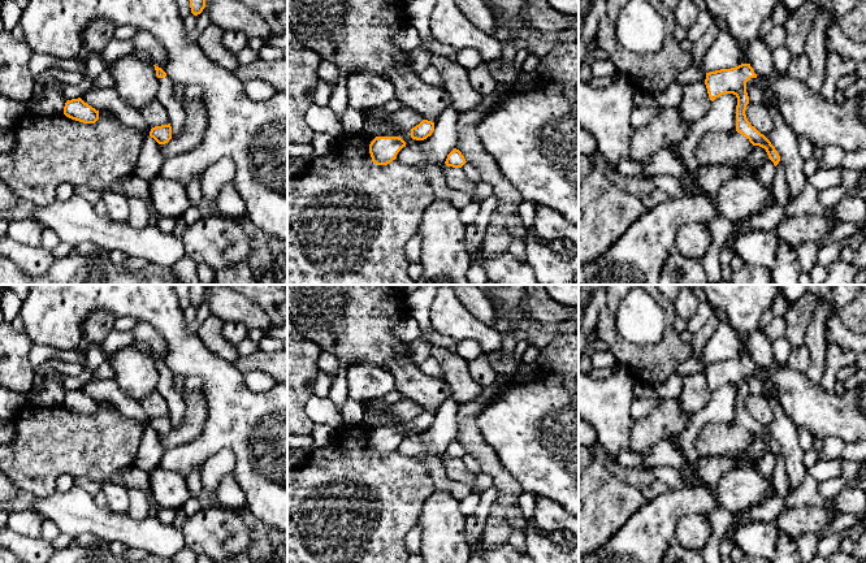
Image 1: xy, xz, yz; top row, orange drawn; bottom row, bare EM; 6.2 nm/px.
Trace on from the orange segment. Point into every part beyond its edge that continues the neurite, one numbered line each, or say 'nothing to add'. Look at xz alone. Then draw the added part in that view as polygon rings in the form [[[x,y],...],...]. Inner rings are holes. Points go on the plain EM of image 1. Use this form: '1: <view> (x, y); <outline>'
nothing to add

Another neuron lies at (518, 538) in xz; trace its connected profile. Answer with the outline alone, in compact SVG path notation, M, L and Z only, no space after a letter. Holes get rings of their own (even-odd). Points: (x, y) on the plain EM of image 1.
M512 530L508 538L508 543L520 551L527 551L527 537L521 530Z

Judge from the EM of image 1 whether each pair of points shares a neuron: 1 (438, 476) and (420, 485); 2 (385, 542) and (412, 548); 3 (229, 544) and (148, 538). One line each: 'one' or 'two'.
1: two
2: two
3: two

